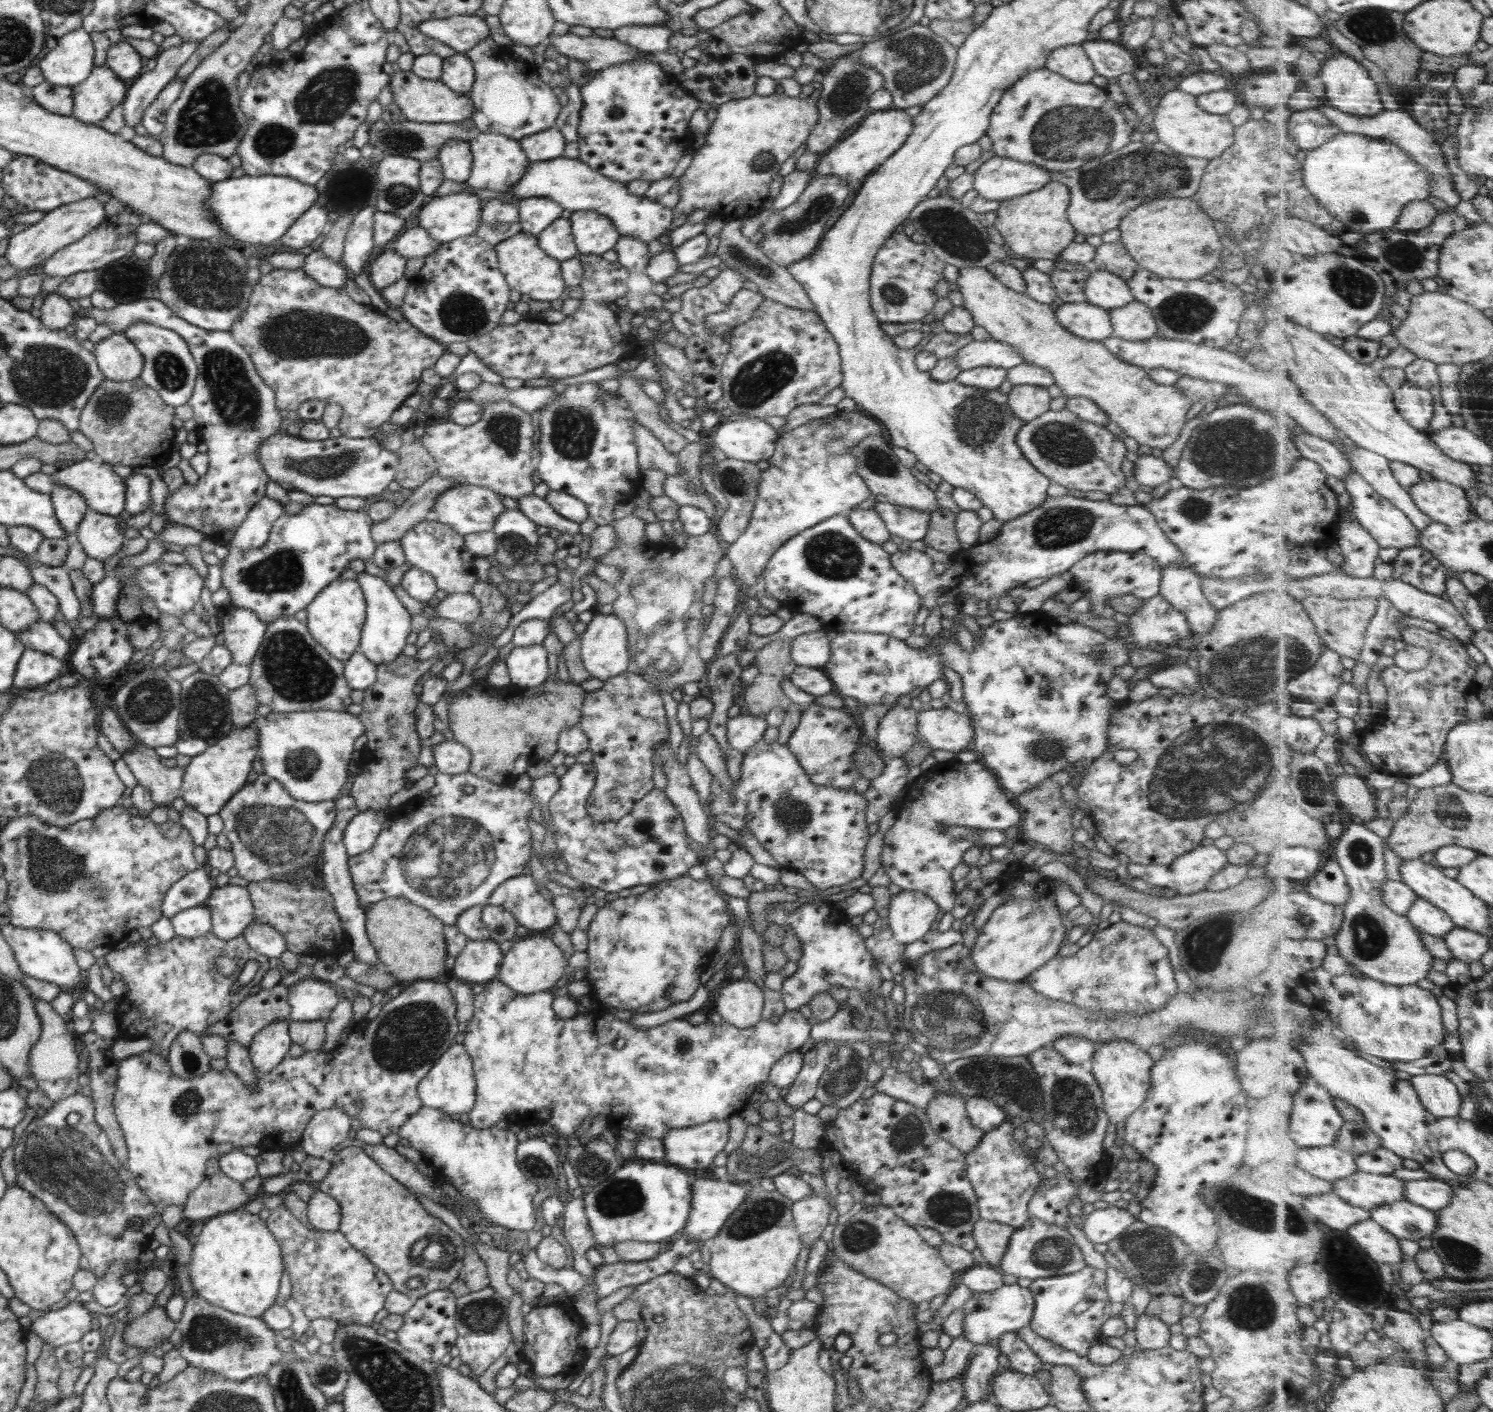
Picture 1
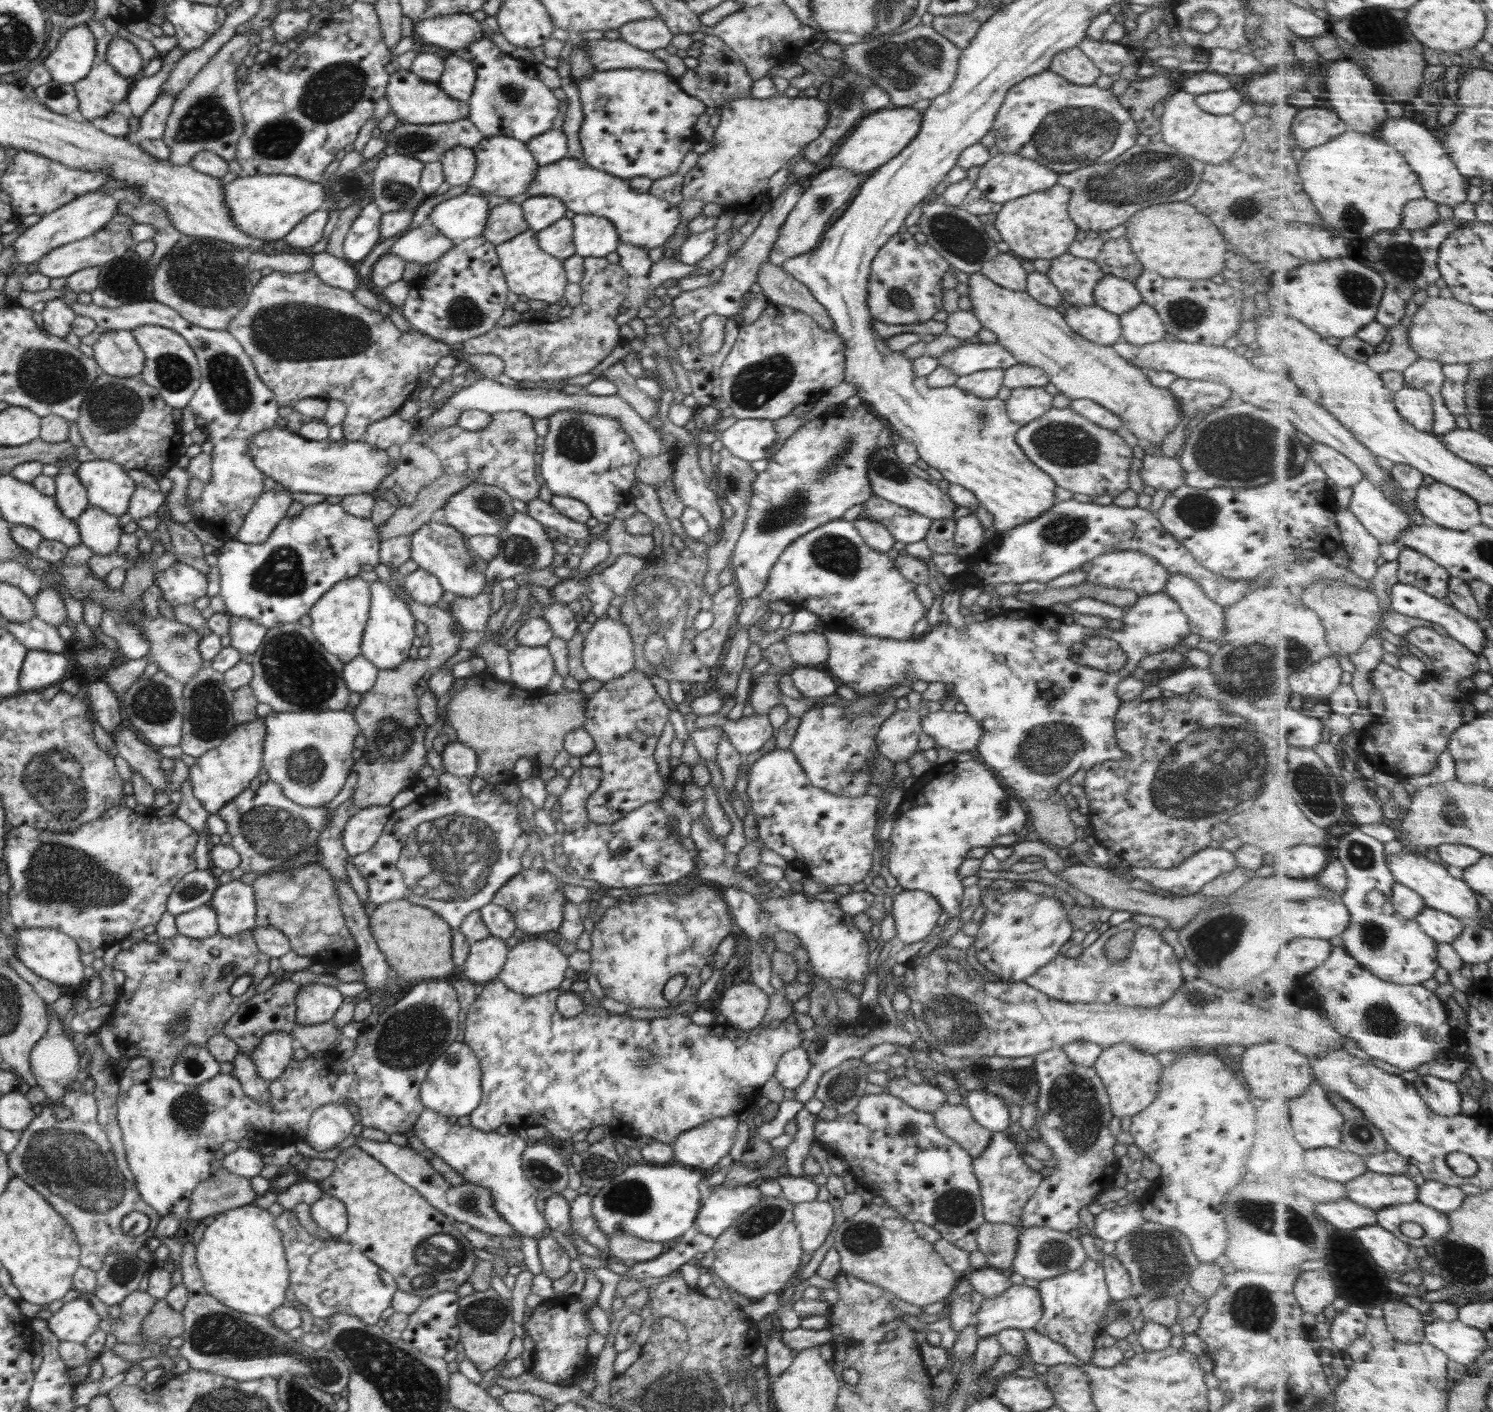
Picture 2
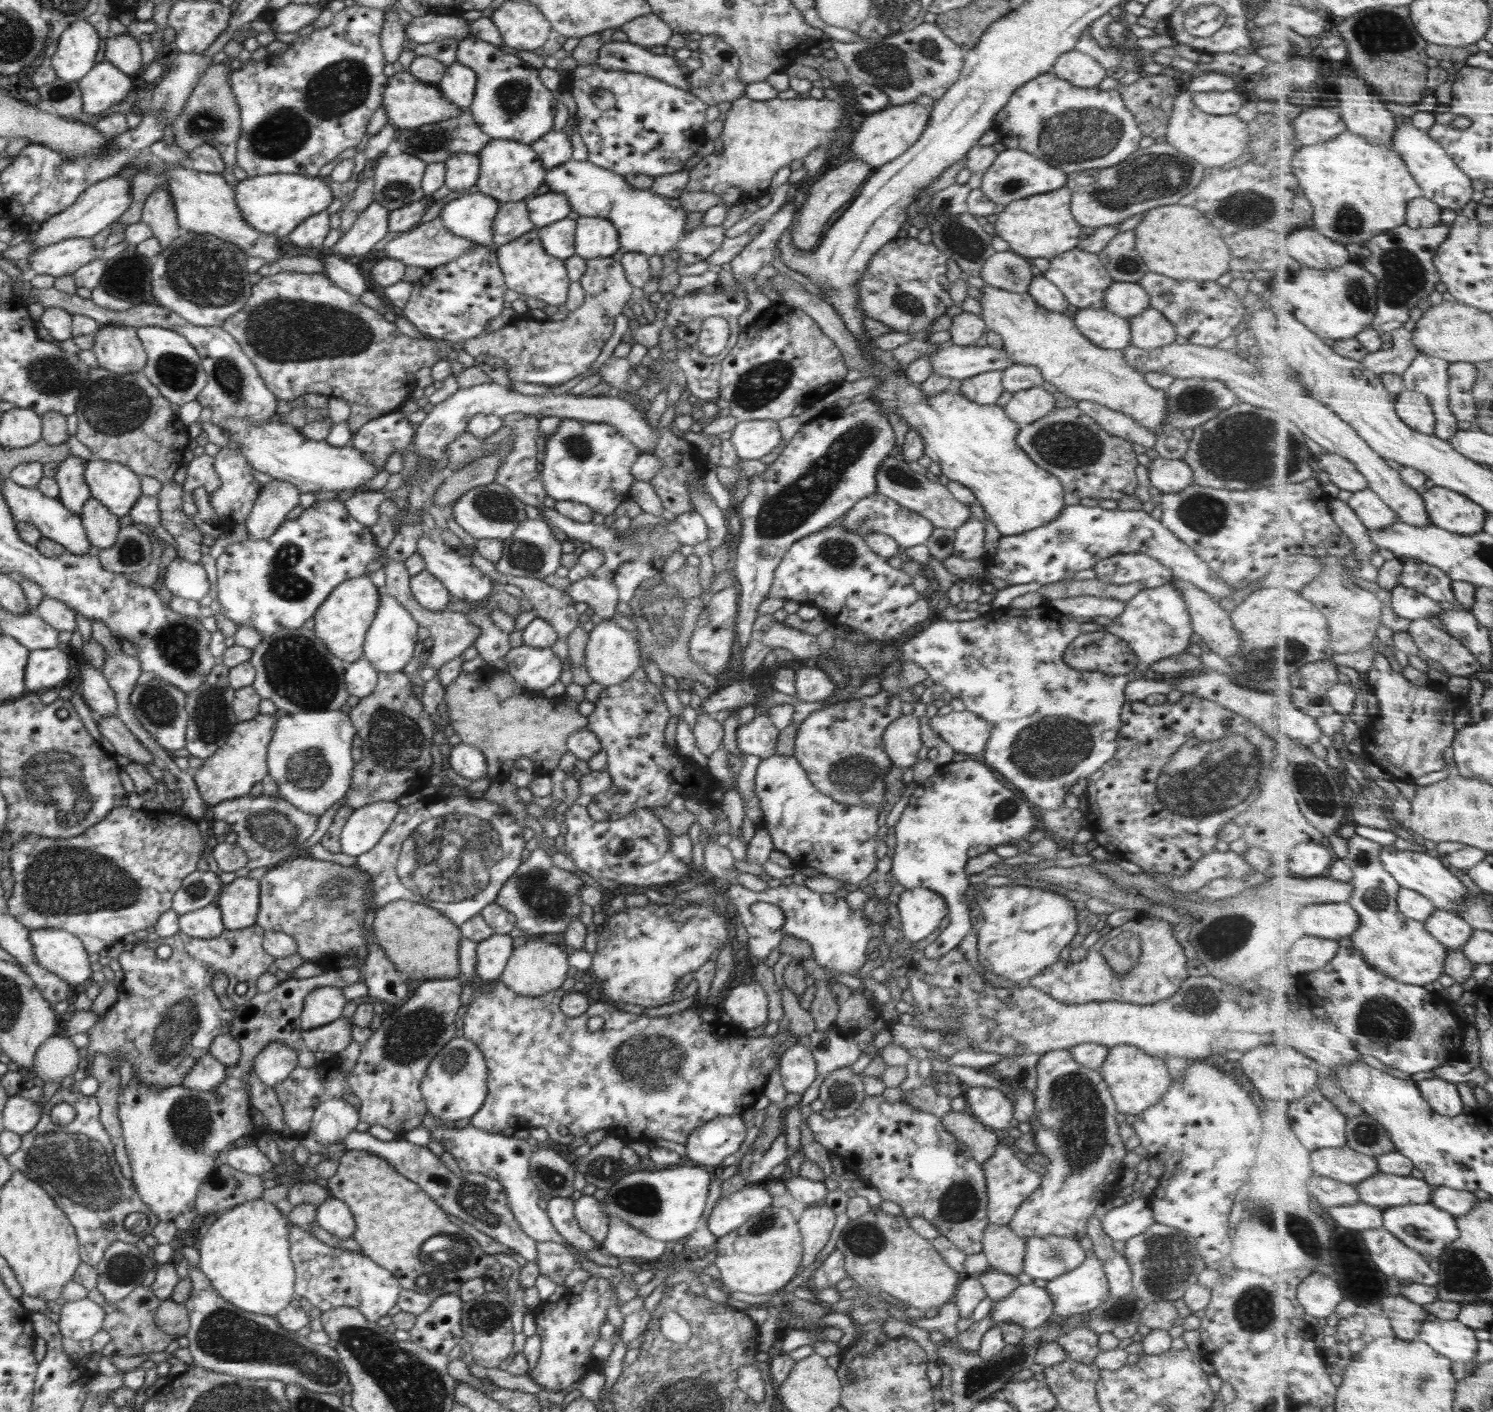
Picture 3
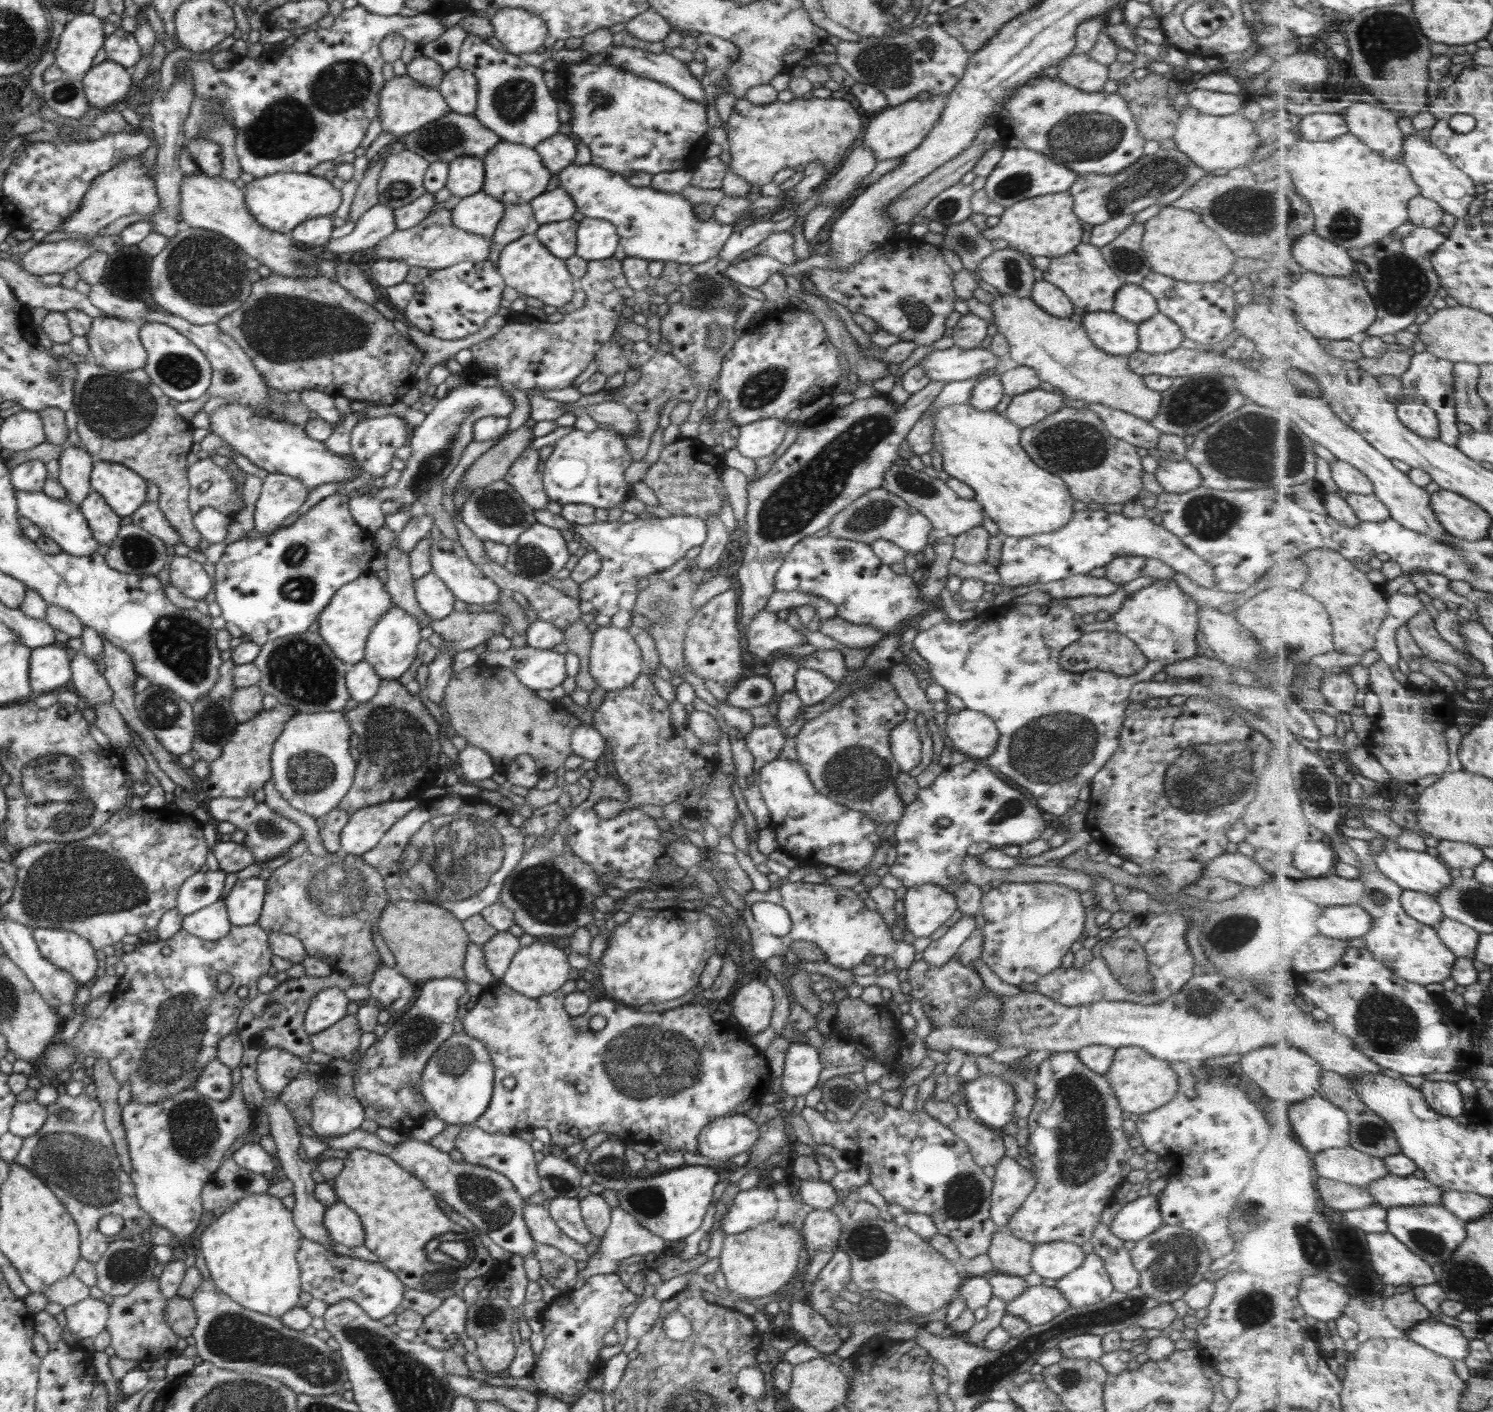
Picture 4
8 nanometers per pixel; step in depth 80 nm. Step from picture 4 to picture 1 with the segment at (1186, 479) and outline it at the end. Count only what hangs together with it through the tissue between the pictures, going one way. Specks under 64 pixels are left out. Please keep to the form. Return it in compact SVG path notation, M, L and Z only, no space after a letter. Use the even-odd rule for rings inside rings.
M1141 455L1135 462L1134 478L1143 487L1160 486L1175 477L1175 468L1172 468L1160 457Z

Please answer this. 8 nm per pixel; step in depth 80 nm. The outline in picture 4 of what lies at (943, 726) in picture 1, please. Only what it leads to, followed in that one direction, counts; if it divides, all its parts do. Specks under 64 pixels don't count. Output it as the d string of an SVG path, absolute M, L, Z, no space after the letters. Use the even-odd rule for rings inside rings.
M956 711L948 715L945 723L947 737L952 741L954 750L968 758L984 762L996 750L1000 730L983 712Z

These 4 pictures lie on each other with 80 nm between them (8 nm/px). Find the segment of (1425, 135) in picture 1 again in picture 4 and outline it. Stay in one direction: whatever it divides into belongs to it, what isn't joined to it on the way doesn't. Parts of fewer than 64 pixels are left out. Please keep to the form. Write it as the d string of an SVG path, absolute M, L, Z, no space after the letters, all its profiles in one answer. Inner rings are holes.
M1418 134L1408 136L1406 140L1406 165L1413 173L1413 177L1421 188L1421 195L1426 196L1445 208L1457 219L1468 216L1470 204L1476 200L1476 184L1473 178L1462 168L1459 168L1448 154L1444 154L1431 140L1426 140Z

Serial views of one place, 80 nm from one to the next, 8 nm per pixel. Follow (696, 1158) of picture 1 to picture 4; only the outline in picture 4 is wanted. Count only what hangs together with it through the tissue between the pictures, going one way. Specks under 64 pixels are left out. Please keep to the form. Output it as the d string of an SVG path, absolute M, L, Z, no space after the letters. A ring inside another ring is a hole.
M731 1115L714 1120L698 1134L698 1153L701 1156L728 1161L752 1150L758 1142L758 1123L746 1115Z

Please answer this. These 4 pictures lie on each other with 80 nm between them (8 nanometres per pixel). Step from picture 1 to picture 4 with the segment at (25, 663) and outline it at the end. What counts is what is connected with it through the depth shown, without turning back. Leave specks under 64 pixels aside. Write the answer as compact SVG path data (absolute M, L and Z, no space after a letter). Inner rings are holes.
M49 645L31 650L30 687L34 692L52 692L65 690L65 684L71 680L71 653L64 645Z

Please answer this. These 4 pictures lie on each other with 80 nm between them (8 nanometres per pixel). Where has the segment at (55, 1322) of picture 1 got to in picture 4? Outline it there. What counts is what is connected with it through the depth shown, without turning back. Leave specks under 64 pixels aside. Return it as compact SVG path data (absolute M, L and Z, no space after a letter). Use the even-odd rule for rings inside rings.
M89 1296L63 1311L67 1320L66 1330L82 1339L94 1338L105 1330L109 1306L103 1300Z

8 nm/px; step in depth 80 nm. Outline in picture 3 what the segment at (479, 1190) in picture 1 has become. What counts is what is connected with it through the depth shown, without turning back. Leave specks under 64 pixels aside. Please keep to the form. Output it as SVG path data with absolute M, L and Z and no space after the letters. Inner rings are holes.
M430 1112L422 1120L423 1130L428 1129L431 1132L429 1140L444 1143L444 1151L450 1152L456 1159L460 1170L466 1172L479 1172L485 1174L488 1178L493 1178L505 1188L506 1198L511 1210L514 1210L514 1217L520 1225L520 1229L537 1242L557 1242L563 1244L566 1240L554 1229L546 1210L538 1206L538 1200L541 1197L538 1187L530 1178L530 1158L534 1148L528 1144L527 1140L520 1140L511 1135L511 1133L490 1133L479 1130L474 1126L466 1128L445 1128L440 1126L441 1120L436 1118Z

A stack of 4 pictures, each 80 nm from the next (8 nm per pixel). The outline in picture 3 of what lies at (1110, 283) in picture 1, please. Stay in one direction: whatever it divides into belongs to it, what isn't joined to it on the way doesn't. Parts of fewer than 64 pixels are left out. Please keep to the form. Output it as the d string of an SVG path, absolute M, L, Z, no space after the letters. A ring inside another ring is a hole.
M1114 281L1104 293L1105 309L1129 319L1150 308L1150 297L1139 283Z

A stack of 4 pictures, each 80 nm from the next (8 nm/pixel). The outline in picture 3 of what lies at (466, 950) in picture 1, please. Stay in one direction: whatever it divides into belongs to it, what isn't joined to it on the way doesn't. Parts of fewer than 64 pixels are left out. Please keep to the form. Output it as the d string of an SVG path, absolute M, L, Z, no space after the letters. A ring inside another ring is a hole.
M492 934L477 943L477 974L479 981L496 981L507 965L514 944L509 934Z

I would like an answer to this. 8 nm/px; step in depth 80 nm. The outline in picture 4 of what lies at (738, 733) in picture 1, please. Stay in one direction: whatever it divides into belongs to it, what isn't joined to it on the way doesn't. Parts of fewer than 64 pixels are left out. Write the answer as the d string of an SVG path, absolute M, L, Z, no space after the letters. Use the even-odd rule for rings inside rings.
M775 723L764 726L754 725L749 734L745 735L746 747L752 753L754 768L759 770L767 762L776 760L786 742L782 729Z

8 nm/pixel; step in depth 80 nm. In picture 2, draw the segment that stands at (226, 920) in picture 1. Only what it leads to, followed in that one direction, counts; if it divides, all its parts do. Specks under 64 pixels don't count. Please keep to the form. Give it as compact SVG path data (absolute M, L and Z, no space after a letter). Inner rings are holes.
M240 880L219 885L207 904L217 914L218 933L236 936L256 925L254 887Z

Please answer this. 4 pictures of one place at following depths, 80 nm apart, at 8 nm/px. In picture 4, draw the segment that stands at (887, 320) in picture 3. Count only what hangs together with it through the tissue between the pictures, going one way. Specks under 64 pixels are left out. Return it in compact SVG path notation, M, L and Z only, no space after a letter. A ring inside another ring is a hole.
M893 235L864 259L850 265L848 269L838 271L812 268L807 277L814 283L816 293L820 296L846 306L850 312L859 312L869 316L881 326L882 330L899 336L902 341L912 341L919 346L928 346L940 340L946 332L946 319L955 311L957 299L957 294L953 289L955 273L946 265L940 246L925 243L922 239L899 238Z

